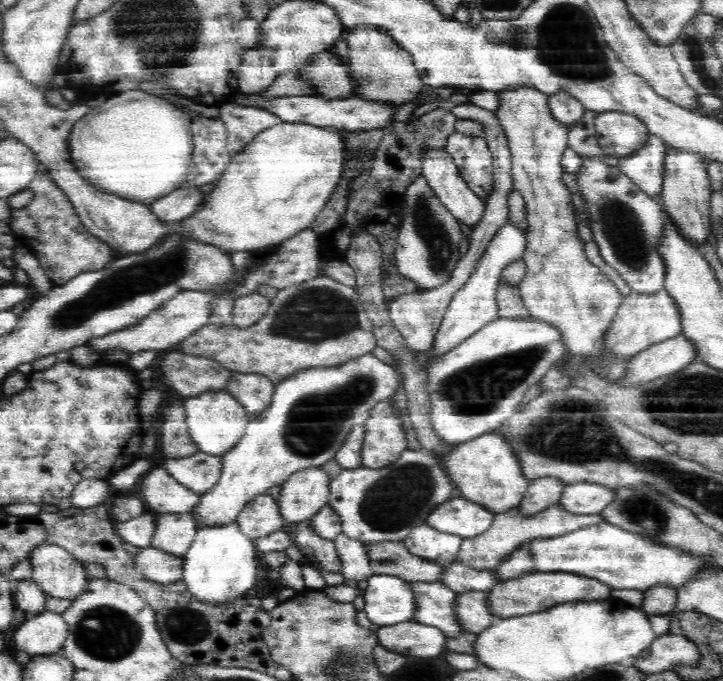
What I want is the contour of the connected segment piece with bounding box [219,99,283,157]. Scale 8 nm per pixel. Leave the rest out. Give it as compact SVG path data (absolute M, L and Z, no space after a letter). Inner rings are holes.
M231 99L219 106L219 110L228 135L227 151L232 157L244 150L263 130L283 121L268 109L240 106Z

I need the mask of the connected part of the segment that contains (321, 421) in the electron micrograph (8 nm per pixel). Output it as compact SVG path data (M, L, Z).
M371 352L330 368L318 366L308 370L294 370L294 374L284 378L275 387L270 406L249 420L238 445L222 456L222 472L218 484L201 495L200 502L192 512L197 526L200 527L203 523L218 526L219 523L235 522L246 503L254 500L256 496L266 493L272 486L286 482L298 470L322 466L335 458L345 438L349 436L350 429L368 420L376 405L392 399L398 386L396 368L380 361Z

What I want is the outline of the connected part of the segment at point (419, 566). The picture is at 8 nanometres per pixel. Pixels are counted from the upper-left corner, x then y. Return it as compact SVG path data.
M403 541L368 542L366 554L376 574L387 574L409 582L439 582L444 565L410 554Z

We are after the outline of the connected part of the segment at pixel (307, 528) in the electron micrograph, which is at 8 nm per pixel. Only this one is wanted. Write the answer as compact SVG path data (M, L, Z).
M310 520L297 524L295 531L296 546L306 551L324 570L338 572L341 570L341 558L333 540L322 538L310 525Z

